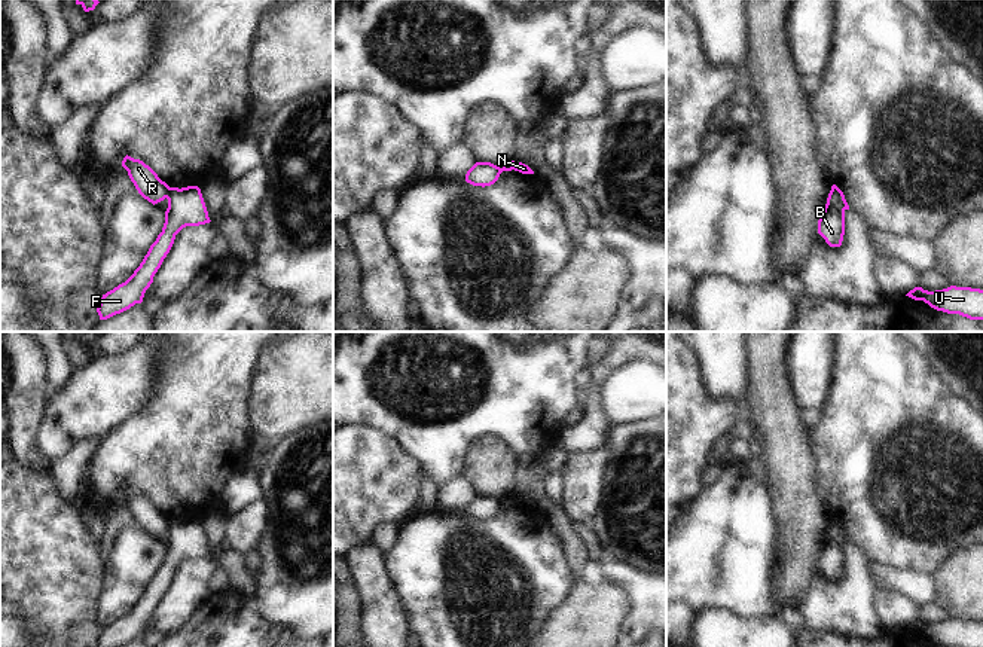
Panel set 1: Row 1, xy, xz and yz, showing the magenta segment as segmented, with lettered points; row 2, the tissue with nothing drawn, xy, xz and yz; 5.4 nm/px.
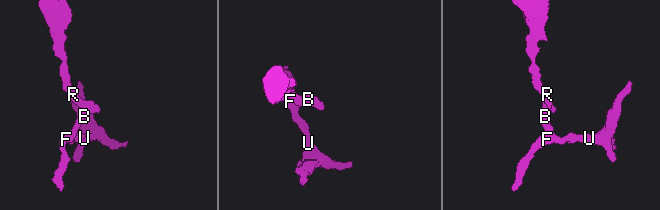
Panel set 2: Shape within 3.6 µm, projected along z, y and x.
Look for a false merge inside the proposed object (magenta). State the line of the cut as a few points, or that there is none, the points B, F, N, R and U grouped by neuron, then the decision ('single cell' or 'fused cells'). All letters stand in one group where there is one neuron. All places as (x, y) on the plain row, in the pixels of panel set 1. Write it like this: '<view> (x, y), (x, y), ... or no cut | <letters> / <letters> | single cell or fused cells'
xy (170, 521), (165, 530) | B F N U / R | fused cells

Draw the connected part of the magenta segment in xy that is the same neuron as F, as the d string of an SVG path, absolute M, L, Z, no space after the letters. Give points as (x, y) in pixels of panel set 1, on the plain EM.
M198 519L170 521L165 556L156 574L150 579L134 607L113 623L103 628L98 647L120 647L135 637L141 637L153 610L170 586L175 568L186 559L210 556L208 544Z

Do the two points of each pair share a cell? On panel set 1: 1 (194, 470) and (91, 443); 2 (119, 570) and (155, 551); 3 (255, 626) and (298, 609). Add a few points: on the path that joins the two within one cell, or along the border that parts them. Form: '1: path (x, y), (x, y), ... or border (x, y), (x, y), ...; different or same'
1: border (103, 438), (88, 467); different
2: path (128, 567), (140, 555), (146, 555); same
3: border (252, 600), (256, 610), (272, 626); different

